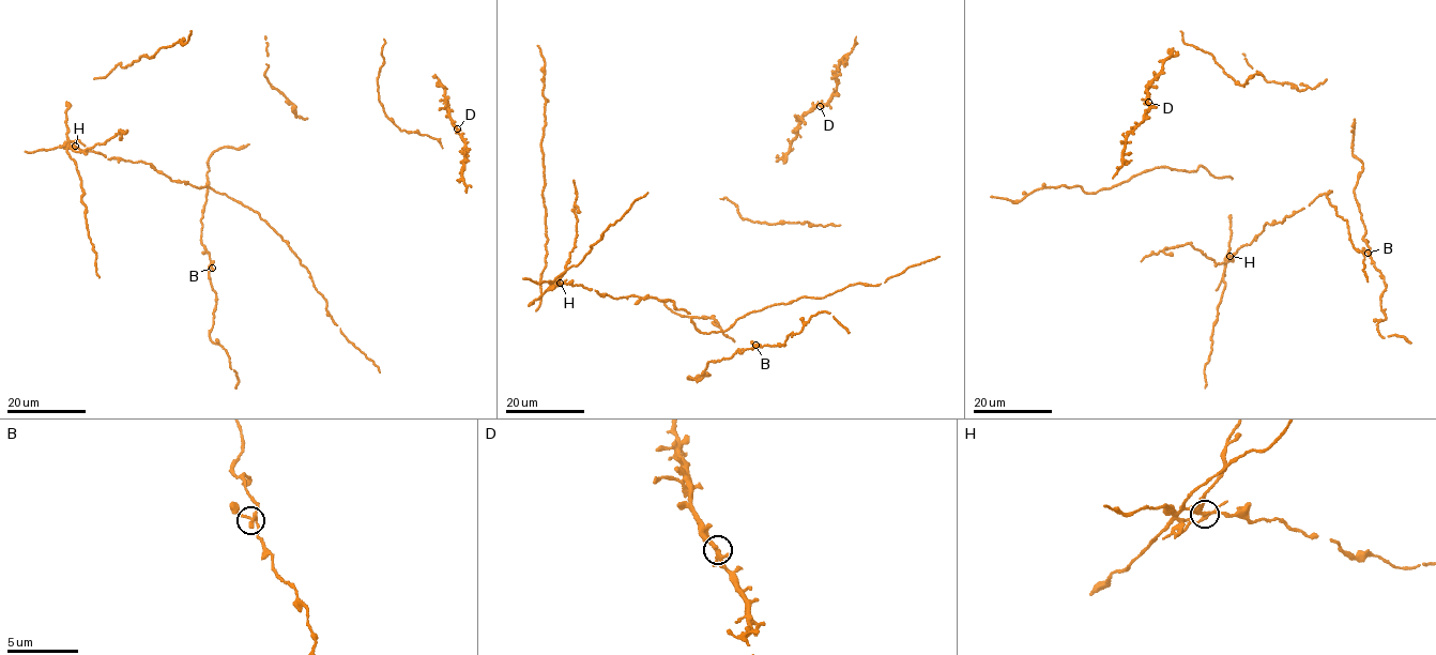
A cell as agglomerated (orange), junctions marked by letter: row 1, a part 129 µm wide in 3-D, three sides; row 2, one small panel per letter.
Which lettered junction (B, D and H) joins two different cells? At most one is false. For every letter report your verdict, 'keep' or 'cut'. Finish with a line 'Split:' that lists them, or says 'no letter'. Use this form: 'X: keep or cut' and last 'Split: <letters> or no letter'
B: keep
D: keep
H: cut
Split: H

